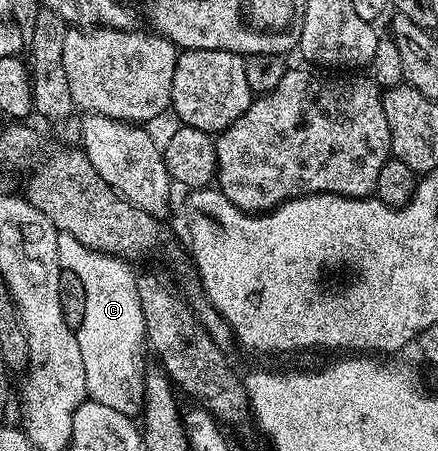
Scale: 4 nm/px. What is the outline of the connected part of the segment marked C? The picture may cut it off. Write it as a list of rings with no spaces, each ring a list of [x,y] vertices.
[[[64,233],[57,238],[57,260],[59,269],[74,272],[84,286],[84,319],[75,334],[83,357],[87,397],[121,414],[137,417],[145,399],[140,354],[146,335],[137,273],[125,259],[90,249]]]

